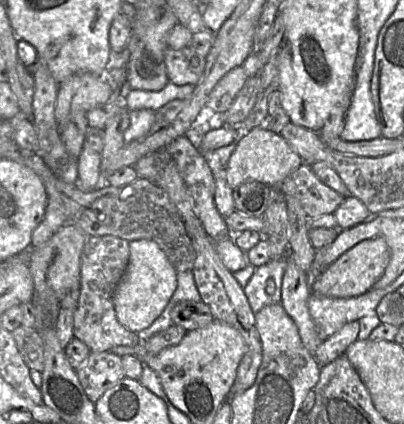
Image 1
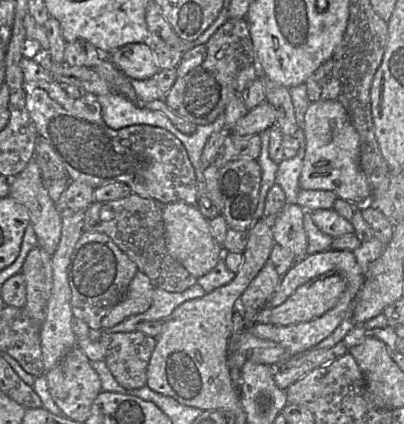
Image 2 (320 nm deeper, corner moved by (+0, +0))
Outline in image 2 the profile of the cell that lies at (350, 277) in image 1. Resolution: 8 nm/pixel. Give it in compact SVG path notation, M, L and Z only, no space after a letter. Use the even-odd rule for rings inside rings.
M338 273L325 279L309 280L305 285L298 287L282 304L274 308L264 307L258 314L257 323L286 326L306 322L331 308L344 293L346 287L346 277Z

